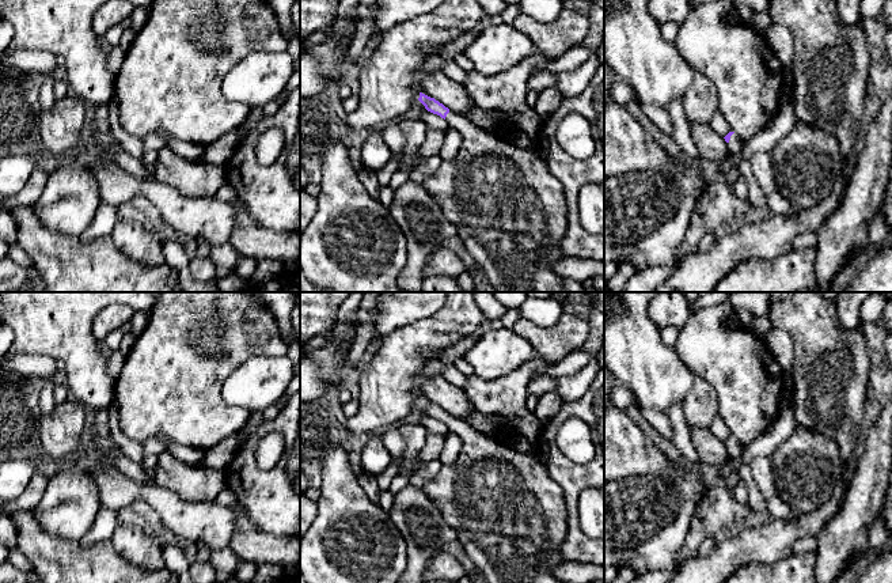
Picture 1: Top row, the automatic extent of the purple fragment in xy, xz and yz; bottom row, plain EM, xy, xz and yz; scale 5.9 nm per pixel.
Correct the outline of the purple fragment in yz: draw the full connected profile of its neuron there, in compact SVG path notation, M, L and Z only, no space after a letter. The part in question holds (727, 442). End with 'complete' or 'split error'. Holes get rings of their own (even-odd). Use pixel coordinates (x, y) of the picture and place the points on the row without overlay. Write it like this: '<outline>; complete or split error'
M729 436L724 443L726 446L726 450L730 458L735 458L743 454L744 446L735 436Z; split error

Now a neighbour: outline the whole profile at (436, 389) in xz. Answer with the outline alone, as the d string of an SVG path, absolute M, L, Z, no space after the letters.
M443 375L418 381L418 393L422 398L434 402L451 416L467 421L468 414L474 410L471 401L463 389L449 383Z

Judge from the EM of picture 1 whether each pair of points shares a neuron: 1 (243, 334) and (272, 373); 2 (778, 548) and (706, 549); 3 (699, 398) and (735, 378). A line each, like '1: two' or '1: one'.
1: two
2: two
3: two

